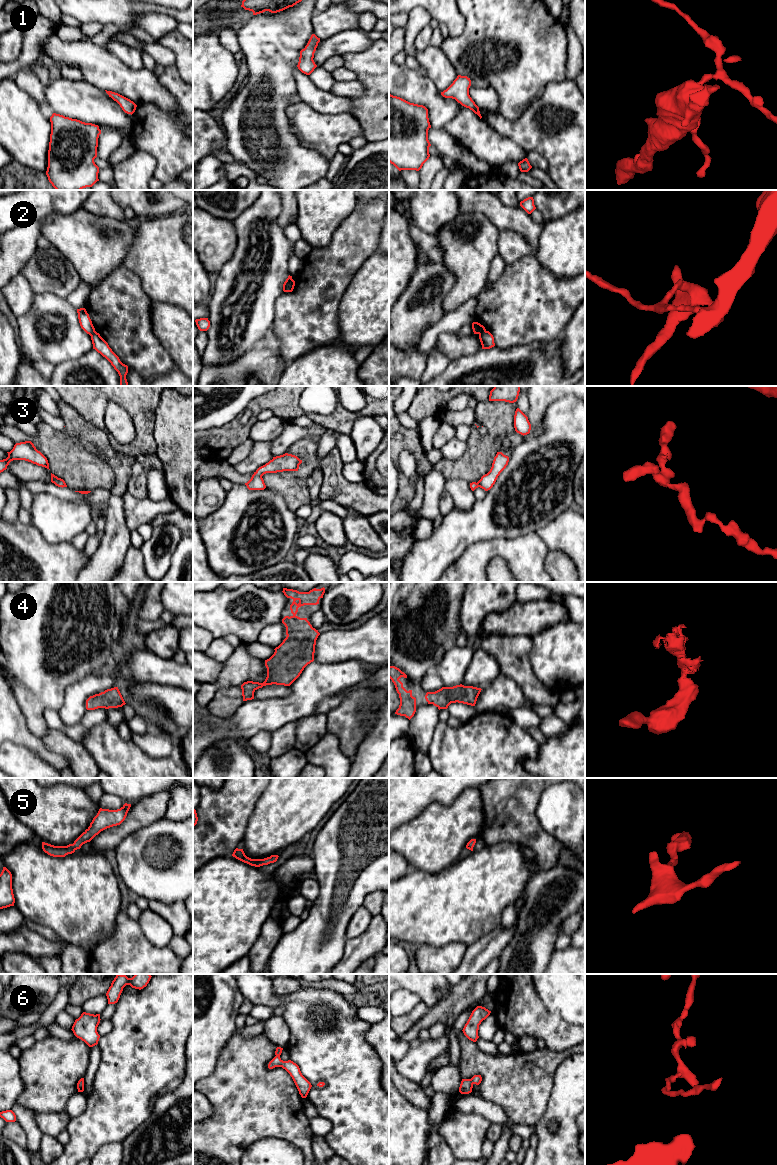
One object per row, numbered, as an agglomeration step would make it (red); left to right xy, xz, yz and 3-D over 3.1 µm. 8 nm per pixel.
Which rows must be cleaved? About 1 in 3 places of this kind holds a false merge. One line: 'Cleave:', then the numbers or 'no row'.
Cleave: 2

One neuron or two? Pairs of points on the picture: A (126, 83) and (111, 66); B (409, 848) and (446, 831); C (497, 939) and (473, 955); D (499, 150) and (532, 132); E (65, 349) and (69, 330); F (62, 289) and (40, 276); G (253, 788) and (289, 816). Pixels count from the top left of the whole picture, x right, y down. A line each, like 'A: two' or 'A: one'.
A: one
B: one
C: one
D: two
E: one
F: one
G: two

